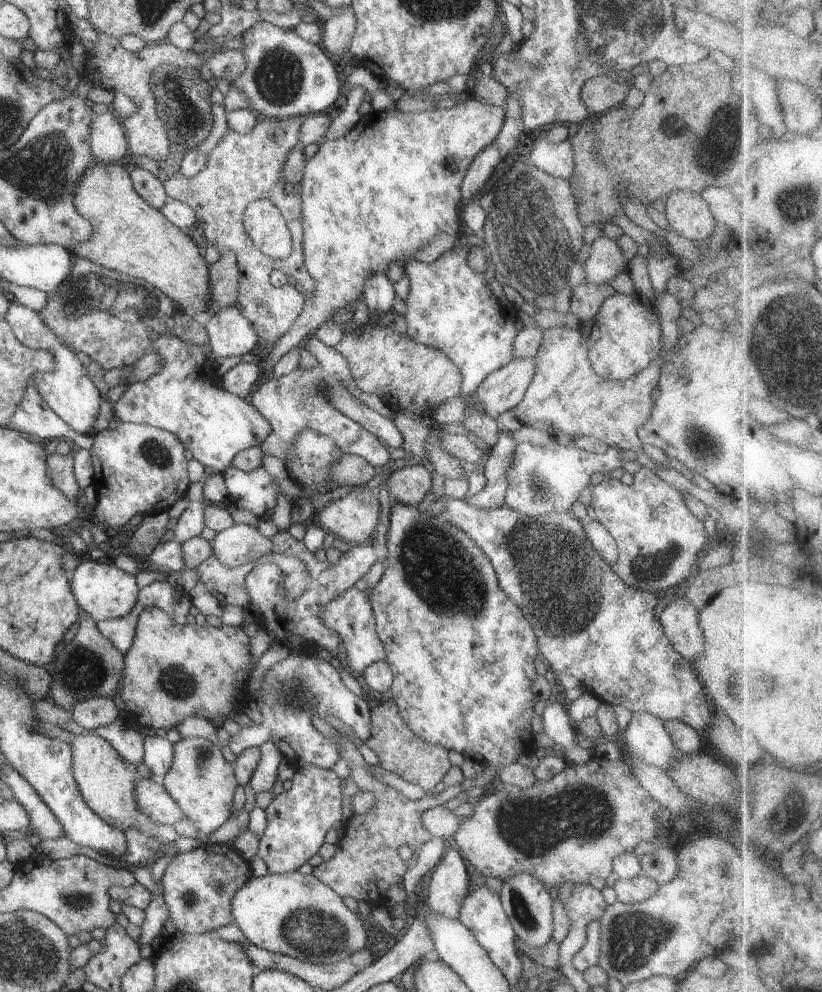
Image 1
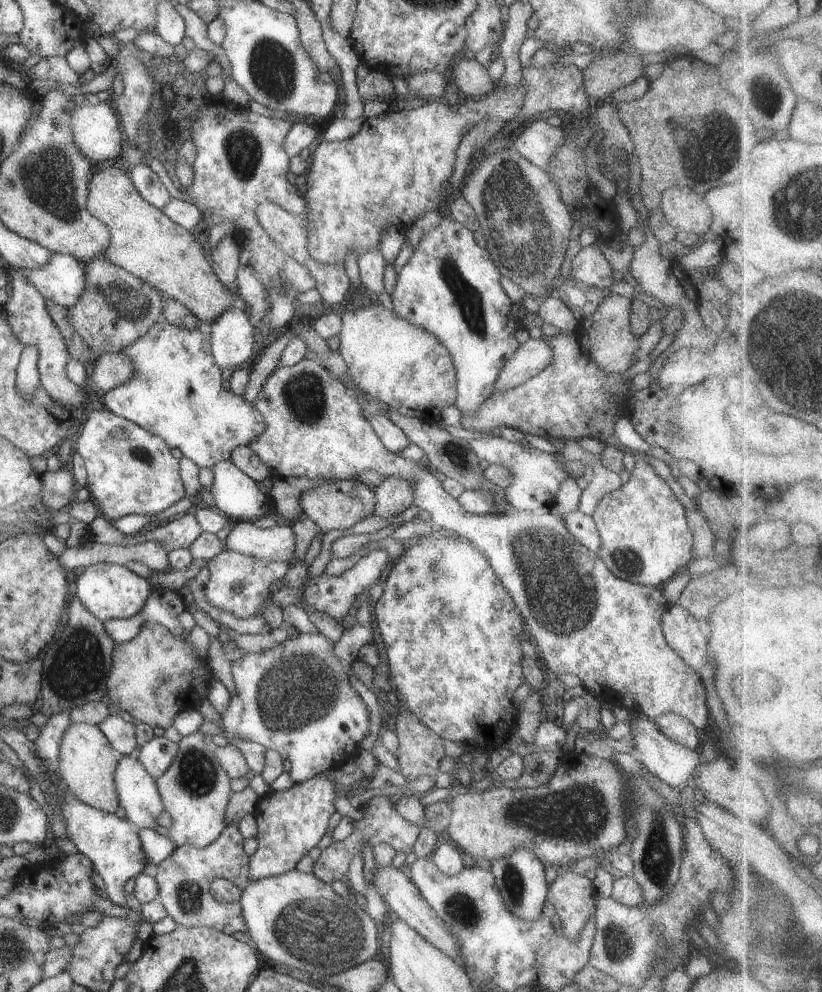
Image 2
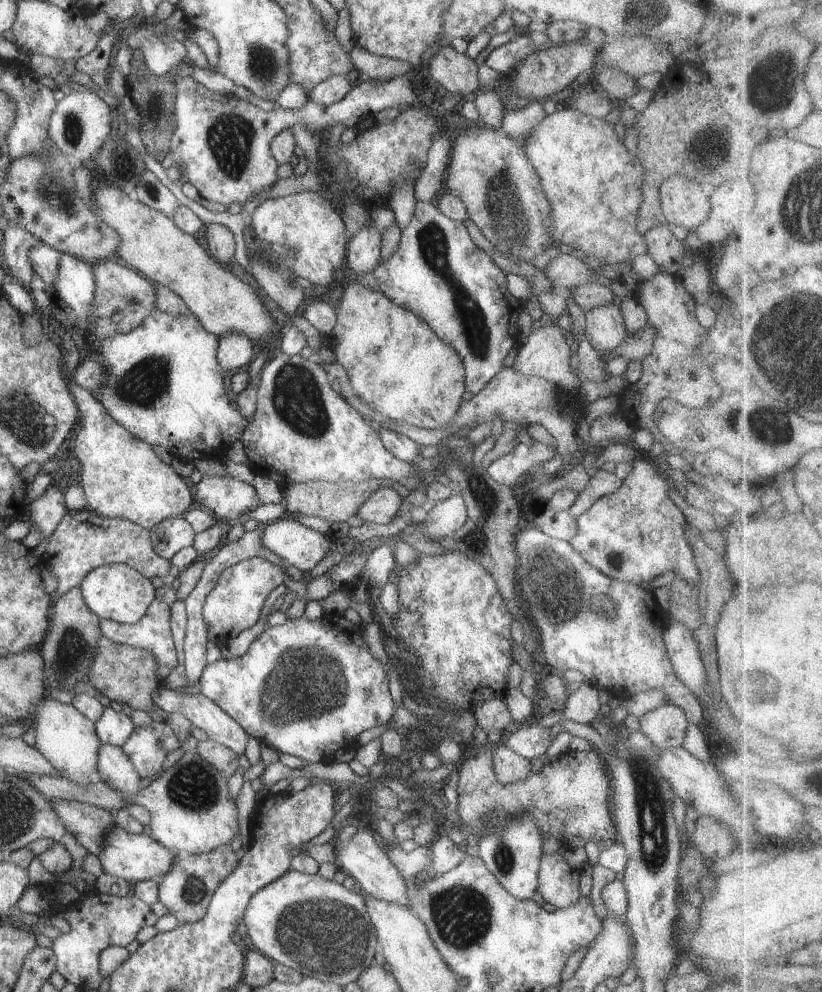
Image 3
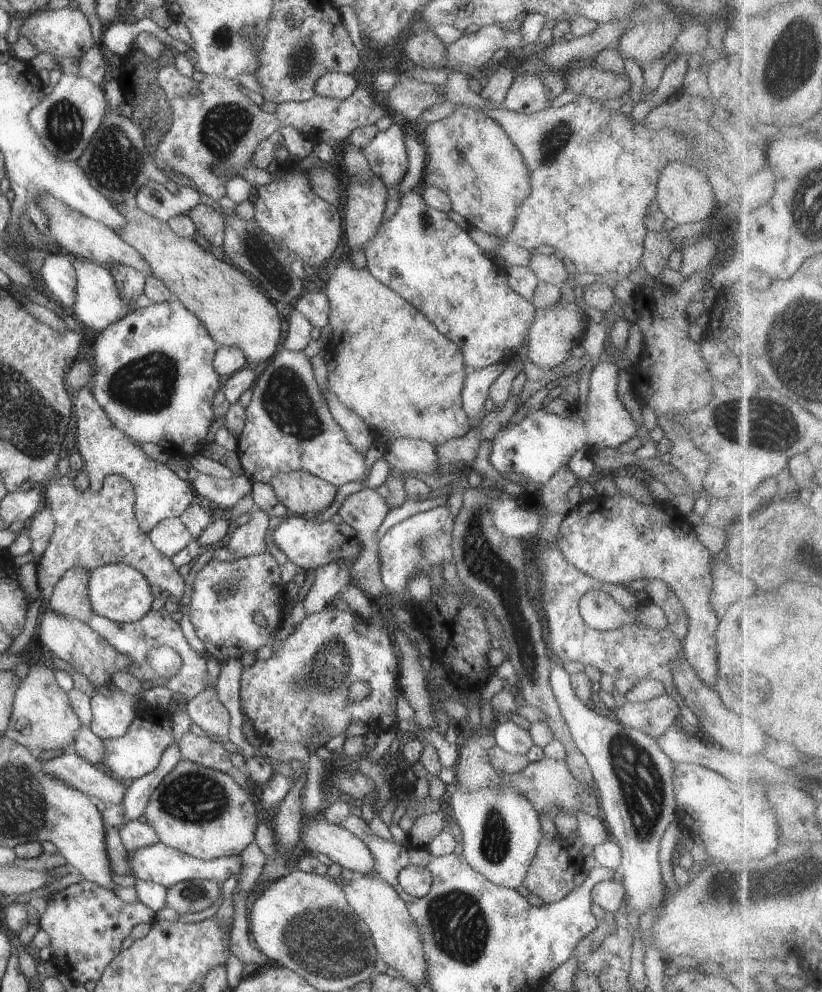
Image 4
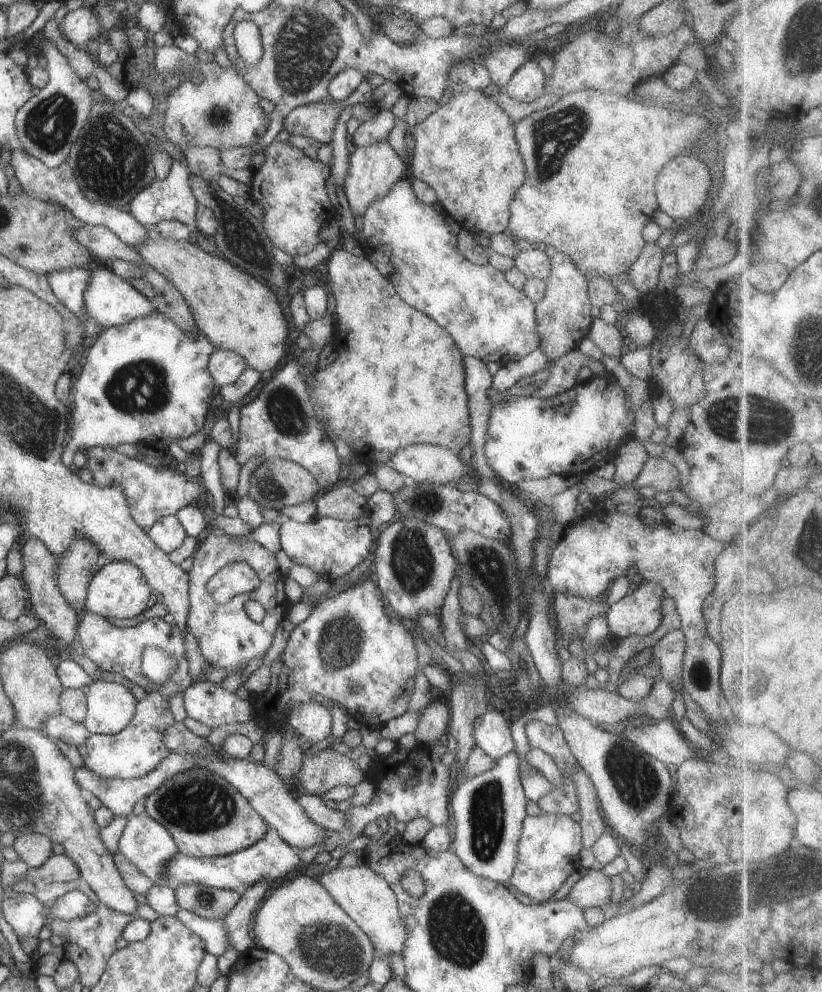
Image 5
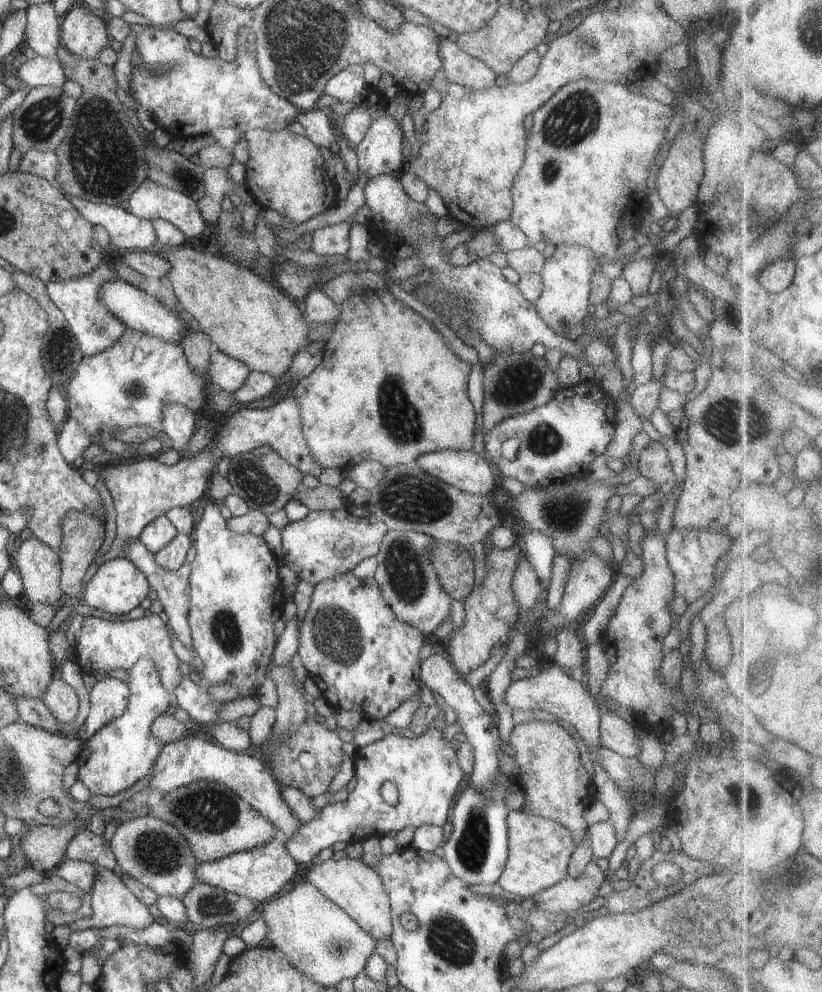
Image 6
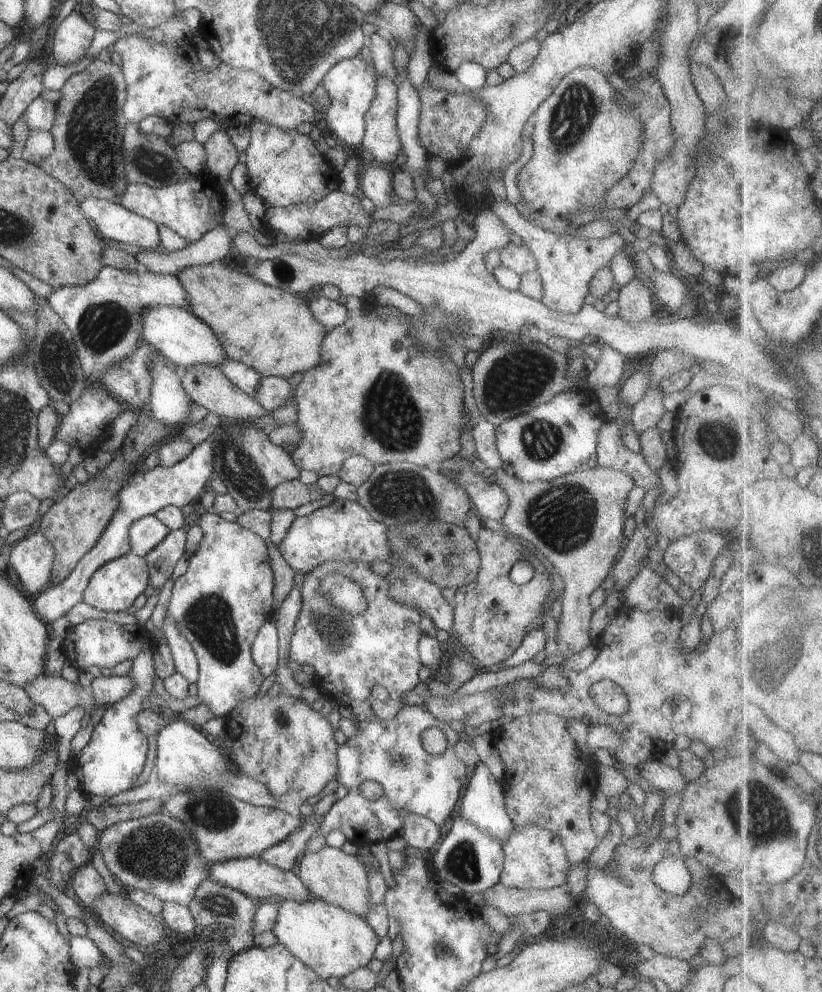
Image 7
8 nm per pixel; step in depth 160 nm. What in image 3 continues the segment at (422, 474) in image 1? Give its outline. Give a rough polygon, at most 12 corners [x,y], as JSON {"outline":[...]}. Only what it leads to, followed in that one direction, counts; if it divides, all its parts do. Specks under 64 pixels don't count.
{"outline":[[380,487],[357,512],[365,522],[389,524],[405,496]]}

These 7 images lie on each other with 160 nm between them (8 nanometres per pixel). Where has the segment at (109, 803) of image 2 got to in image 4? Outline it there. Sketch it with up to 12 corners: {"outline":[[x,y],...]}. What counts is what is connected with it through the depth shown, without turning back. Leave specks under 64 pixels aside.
{"outline":[[31,660],[2,735],[68,753],[84,724],[52,666]]}

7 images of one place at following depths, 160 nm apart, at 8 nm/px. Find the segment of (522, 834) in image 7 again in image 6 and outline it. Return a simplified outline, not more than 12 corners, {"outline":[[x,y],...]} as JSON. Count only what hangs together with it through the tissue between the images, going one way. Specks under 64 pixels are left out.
{"outline":[[511,810],[497,880],[527,899],[568,878],[577,844],[555,820]]}

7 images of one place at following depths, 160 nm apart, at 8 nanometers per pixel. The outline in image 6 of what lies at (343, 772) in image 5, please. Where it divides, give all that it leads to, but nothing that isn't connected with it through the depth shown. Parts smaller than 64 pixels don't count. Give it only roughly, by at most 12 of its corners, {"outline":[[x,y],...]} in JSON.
{"outline":[[307,717],[277,745],[280,786],[325,794],[344,741]]}

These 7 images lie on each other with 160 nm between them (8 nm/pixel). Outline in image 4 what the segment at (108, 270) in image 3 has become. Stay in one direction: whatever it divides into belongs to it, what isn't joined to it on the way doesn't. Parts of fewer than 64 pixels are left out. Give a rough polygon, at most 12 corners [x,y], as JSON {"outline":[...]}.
{"outline":[[132,266],[109,267],[120,298],[138,308],[145,275]]}

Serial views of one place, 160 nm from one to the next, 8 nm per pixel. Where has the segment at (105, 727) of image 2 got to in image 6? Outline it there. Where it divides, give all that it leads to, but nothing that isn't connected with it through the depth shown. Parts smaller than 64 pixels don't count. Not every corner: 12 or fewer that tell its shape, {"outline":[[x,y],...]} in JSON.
{"outline":[[110,677],[89,692],[90,710],[77,730],[86,741],[122,716],[129,686]]}

